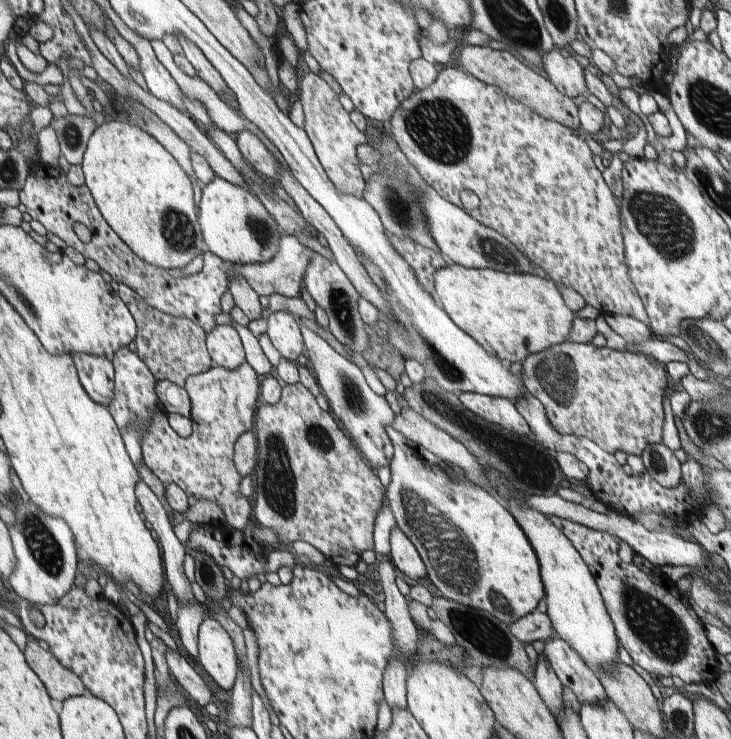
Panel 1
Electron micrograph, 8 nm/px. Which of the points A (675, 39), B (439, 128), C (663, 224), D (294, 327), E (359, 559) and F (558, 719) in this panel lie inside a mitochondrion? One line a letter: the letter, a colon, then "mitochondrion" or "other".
A: other
B: mitochondrion
C: mitochondrion
D: other
E: other
F: other

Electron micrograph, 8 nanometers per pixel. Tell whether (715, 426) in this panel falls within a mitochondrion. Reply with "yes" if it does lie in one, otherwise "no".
yes

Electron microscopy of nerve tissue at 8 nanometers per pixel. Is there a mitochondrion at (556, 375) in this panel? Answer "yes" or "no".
yes

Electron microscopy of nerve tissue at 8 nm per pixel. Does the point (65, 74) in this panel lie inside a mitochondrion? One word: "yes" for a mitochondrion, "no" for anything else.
no

